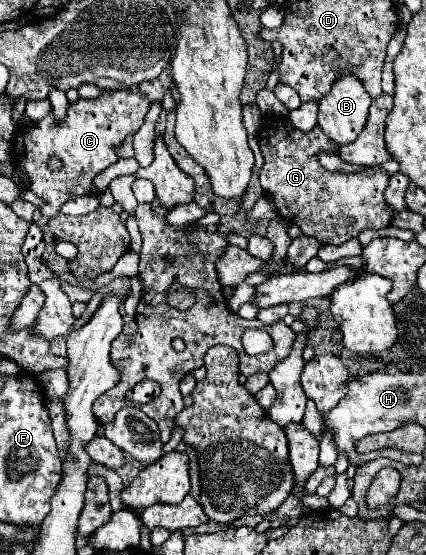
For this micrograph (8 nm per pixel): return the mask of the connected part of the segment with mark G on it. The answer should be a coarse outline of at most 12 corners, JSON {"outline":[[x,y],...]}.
{"outline":[[319,126],[259,132],[261,188],[321,244],[385,228],[383,166],[343,174]]}

